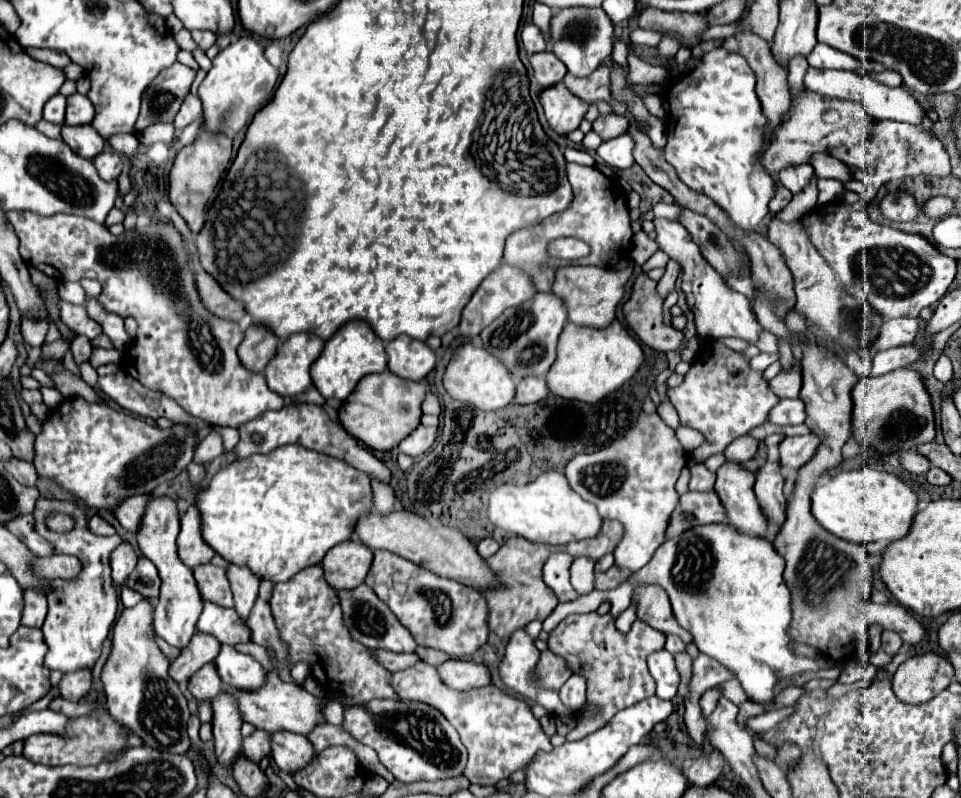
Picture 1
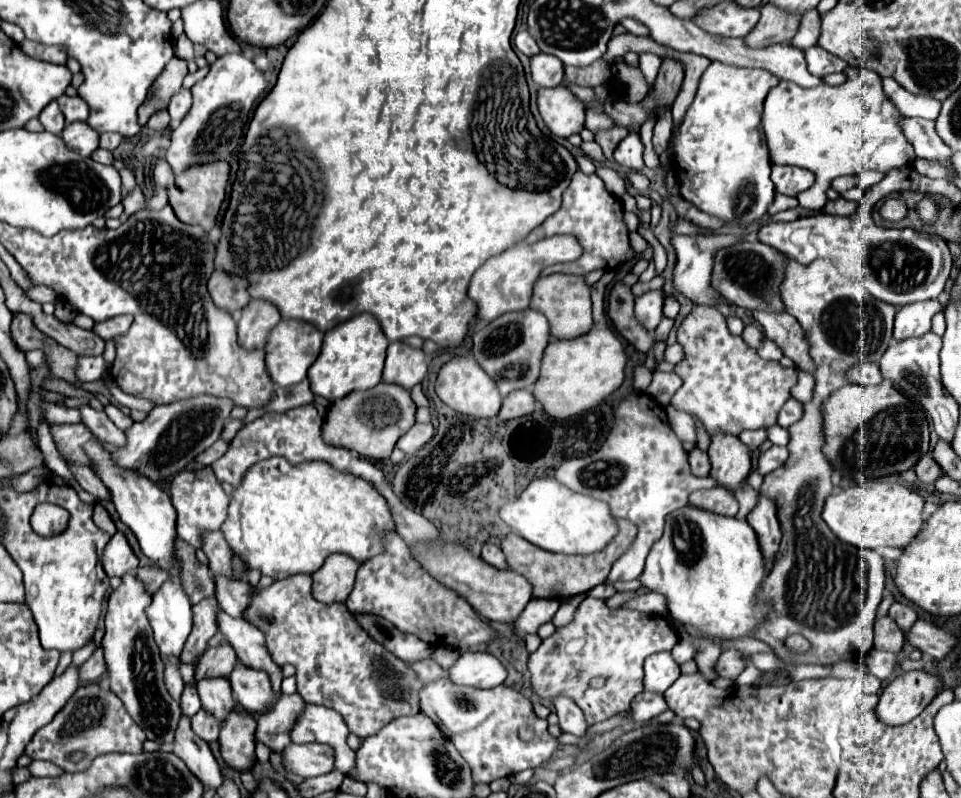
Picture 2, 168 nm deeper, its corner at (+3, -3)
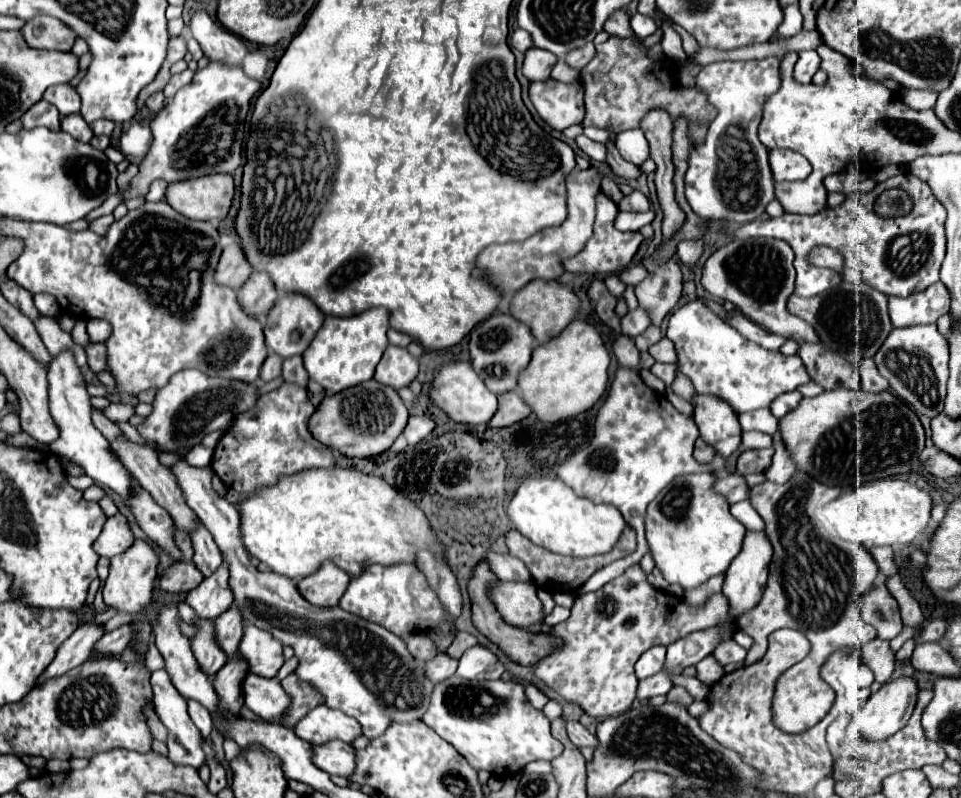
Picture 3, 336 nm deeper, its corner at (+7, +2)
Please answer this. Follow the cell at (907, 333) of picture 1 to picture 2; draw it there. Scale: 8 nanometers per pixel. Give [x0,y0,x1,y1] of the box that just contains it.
[895,300,943,340]

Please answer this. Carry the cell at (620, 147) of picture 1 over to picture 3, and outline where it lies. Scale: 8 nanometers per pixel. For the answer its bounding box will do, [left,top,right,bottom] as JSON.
[615,129,649,167]

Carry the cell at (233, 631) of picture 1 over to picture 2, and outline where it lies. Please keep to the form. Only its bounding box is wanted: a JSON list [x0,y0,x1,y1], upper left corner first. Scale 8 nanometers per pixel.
[219,612,281,690]

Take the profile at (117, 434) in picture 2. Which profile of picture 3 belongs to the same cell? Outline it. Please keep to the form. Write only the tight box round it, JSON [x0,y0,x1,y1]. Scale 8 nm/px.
[111,435,199,533]

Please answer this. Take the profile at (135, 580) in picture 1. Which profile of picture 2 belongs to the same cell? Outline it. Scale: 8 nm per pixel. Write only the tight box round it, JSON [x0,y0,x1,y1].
[137,564,167,594]

